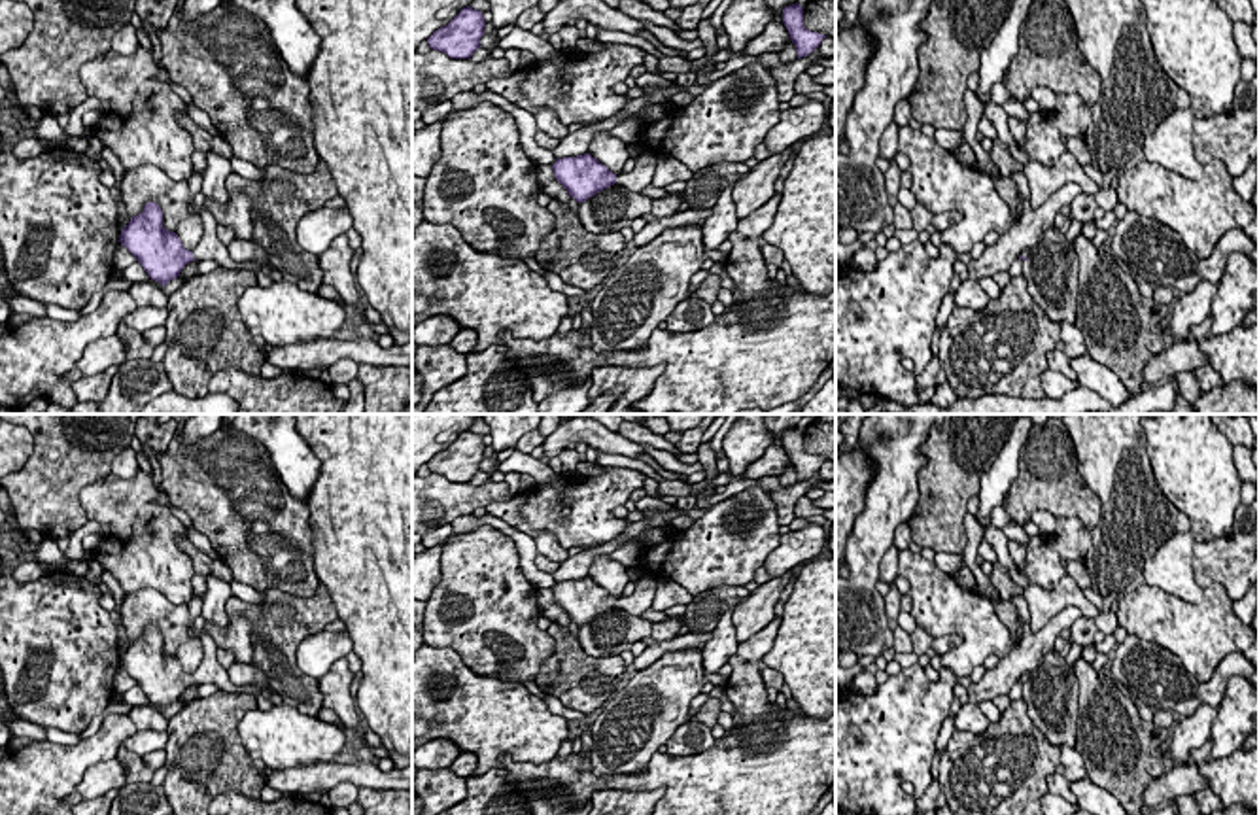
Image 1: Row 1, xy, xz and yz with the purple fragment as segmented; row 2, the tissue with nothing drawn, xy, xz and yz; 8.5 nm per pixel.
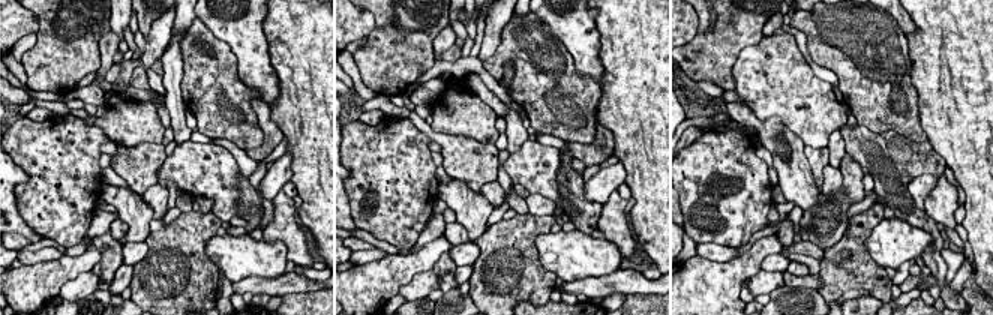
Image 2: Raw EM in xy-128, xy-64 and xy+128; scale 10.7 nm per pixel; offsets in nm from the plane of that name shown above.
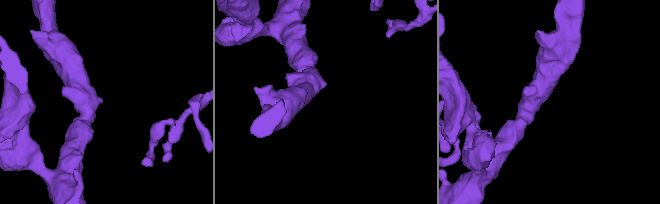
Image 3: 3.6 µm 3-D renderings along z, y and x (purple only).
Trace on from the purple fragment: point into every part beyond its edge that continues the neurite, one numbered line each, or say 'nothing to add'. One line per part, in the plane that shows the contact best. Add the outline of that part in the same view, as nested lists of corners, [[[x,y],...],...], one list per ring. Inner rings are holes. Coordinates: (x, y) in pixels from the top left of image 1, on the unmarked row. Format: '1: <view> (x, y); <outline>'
1: xy (210, 670); [[[206,630],[200,632],[200,643],[202,643],[202,662],[197,668],[197,671],[193,673],[193,681],[197,685],[216,685],[219,690],[225,692],[246,692],[246,694],[253,694],[257,698],[259,709],[261,711],[268,711],[274,703],[270,700],[267,700],[261,694],[261,688],[255,685],[244,685],[244,686],[236,686],[231,679],[227,669],[217,662],[217,645],[214,643],[214,639],[206,633]]]

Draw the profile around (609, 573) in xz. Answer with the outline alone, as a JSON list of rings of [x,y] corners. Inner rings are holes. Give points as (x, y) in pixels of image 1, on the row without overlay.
[[[601,554],[592,562],[588,577],[616,599],[622,598],[622,592],[630,582],[626,565],[611,560],[609,554]]]

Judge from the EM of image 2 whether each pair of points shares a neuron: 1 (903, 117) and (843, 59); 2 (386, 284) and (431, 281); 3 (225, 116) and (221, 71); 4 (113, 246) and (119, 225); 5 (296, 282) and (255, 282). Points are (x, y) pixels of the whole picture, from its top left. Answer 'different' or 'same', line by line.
1: same
2: different
3: same
4: different
5: same

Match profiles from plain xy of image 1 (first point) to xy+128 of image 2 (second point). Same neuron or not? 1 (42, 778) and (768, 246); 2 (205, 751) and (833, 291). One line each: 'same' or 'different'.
1: same
2: same

